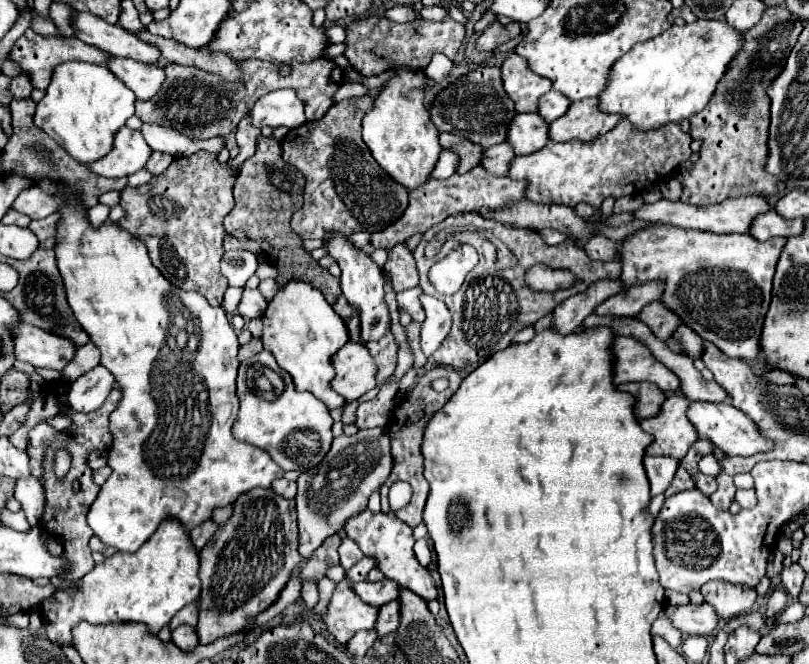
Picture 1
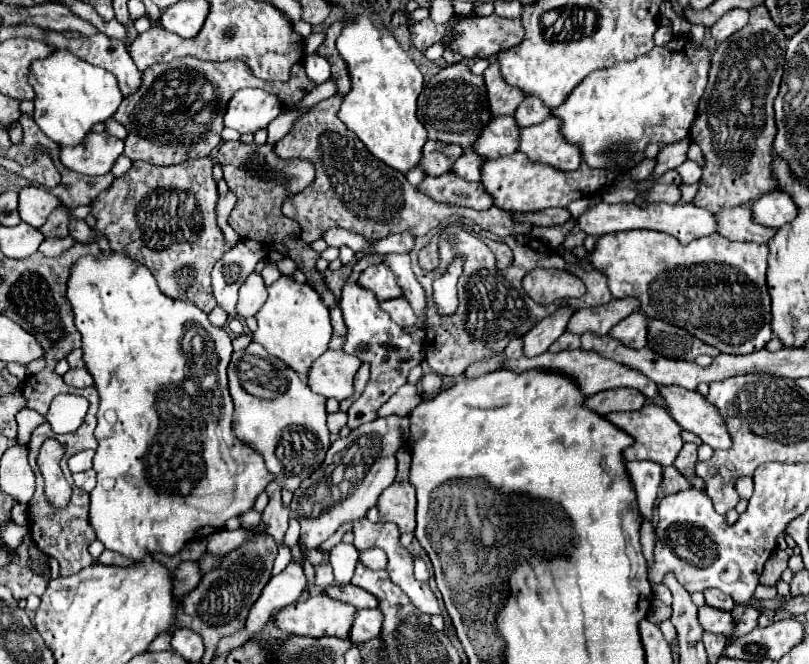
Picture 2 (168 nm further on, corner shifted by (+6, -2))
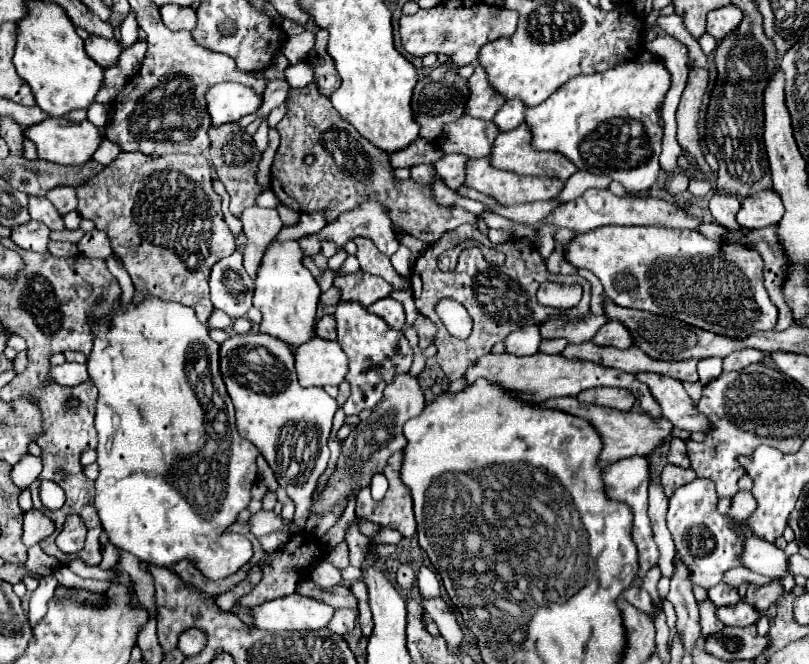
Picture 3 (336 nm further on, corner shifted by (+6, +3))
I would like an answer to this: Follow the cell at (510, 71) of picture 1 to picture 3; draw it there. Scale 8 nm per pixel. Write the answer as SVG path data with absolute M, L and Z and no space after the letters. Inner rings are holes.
M480 66L474 68L474 74L468 78L468 104L466 114L480 118L480 120L492 120L492 116L500 110L500 106L506 100L500 100L492 88L488 88L488 82L484 78L484 70Z

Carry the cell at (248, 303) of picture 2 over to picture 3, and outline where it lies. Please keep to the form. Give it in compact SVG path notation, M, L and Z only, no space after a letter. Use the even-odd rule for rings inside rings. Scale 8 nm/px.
M260 206L246 208L240 214L240 220L244 224L244 236L246 236L246 244L242 246L244 270L254 278L256 268L260 266L260 256L266 250L266 244L270 244L272 238L282 230L284 222L280 220L276 208L260 208Z

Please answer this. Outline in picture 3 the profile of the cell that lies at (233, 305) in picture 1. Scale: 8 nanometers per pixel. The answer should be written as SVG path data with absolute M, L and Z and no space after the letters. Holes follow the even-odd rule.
M214 310L214 314L210 316L210 326L212 328L218 328L218 330L228 330L232 326L232 320L224 312Z

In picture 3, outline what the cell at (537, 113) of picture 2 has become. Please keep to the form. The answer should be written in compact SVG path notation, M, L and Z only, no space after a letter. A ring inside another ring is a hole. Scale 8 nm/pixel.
M508 100L500 110L498 114L494 116L494 124L500 132L508 132L508 130L514 130L518 128L522 122L524 122L524 104L520 104L520 100Z

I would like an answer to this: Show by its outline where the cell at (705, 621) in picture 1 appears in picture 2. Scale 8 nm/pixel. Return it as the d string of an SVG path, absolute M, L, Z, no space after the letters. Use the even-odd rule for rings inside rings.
M700 607L698 609L698 623L702 625L704 631L708 633L732 633L732 617L728 611L720 611L720 609L714 609L714 607Z

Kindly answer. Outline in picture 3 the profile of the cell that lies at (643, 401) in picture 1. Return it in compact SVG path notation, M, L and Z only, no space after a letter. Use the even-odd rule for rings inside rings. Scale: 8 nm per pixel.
M590 388L590 390L580 392L576 398L580 402L598 404L598 406L606 406L606 408L614 408L614 410L622 410L622 412L632 410L632 406L636 402L632 392L628 392L624 388Z

